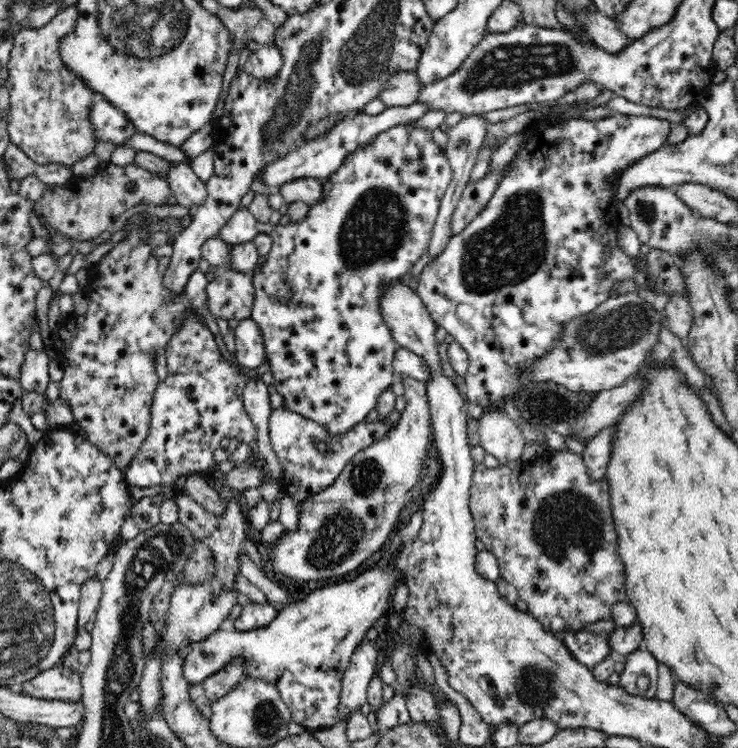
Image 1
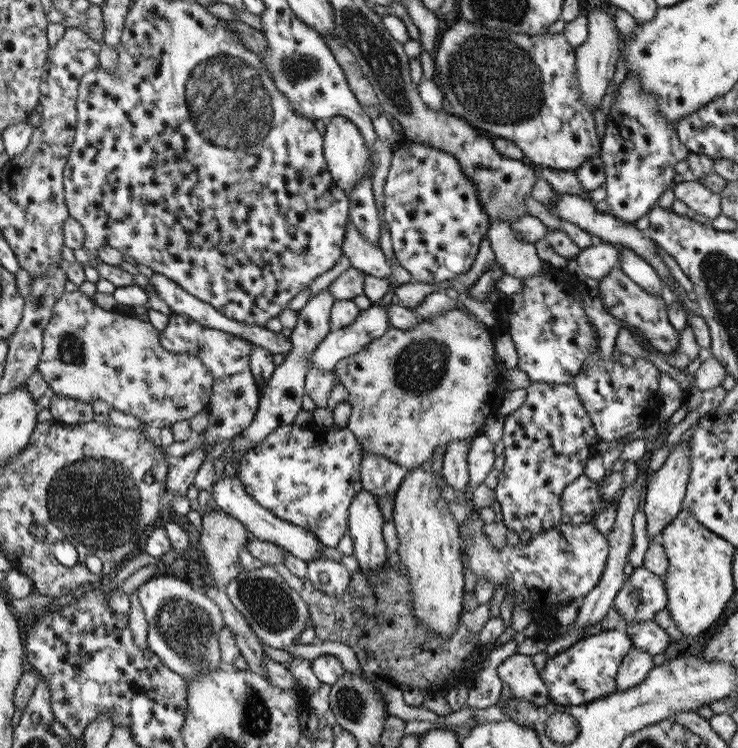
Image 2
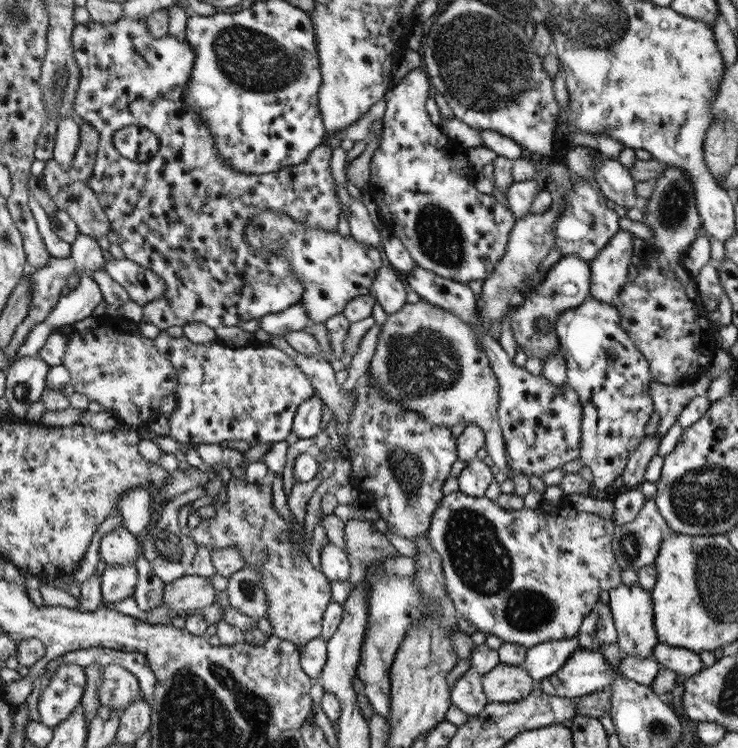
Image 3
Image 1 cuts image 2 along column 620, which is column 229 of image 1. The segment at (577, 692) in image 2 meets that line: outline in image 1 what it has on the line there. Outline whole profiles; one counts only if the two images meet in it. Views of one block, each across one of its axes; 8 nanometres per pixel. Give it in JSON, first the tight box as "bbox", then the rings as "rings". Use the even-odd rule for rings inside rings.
{"bbox":[182,559,402,731],"rings":[[[380,559],[376,566],[345,583],[328,585],[316,589],[304,599],[279,608],[276,618],[265,627],[250,631],[234,631],[231,627],[220,628],[204,641],[192,643],[188,654],[182,661],[183,675],[189,686],[204,682],[205,678],[225,669],[236,657],[244,661],[244,674],[241,679],[252,677],[262,679],[276,686],[288,709],[291,720],[311,731],[335,725],[340,718],[341,682],[348,668],[350,657],[364,638],[372,625],[391,609],[391,599],[398,575],[402,579],[402,570],[397,559]]]}

